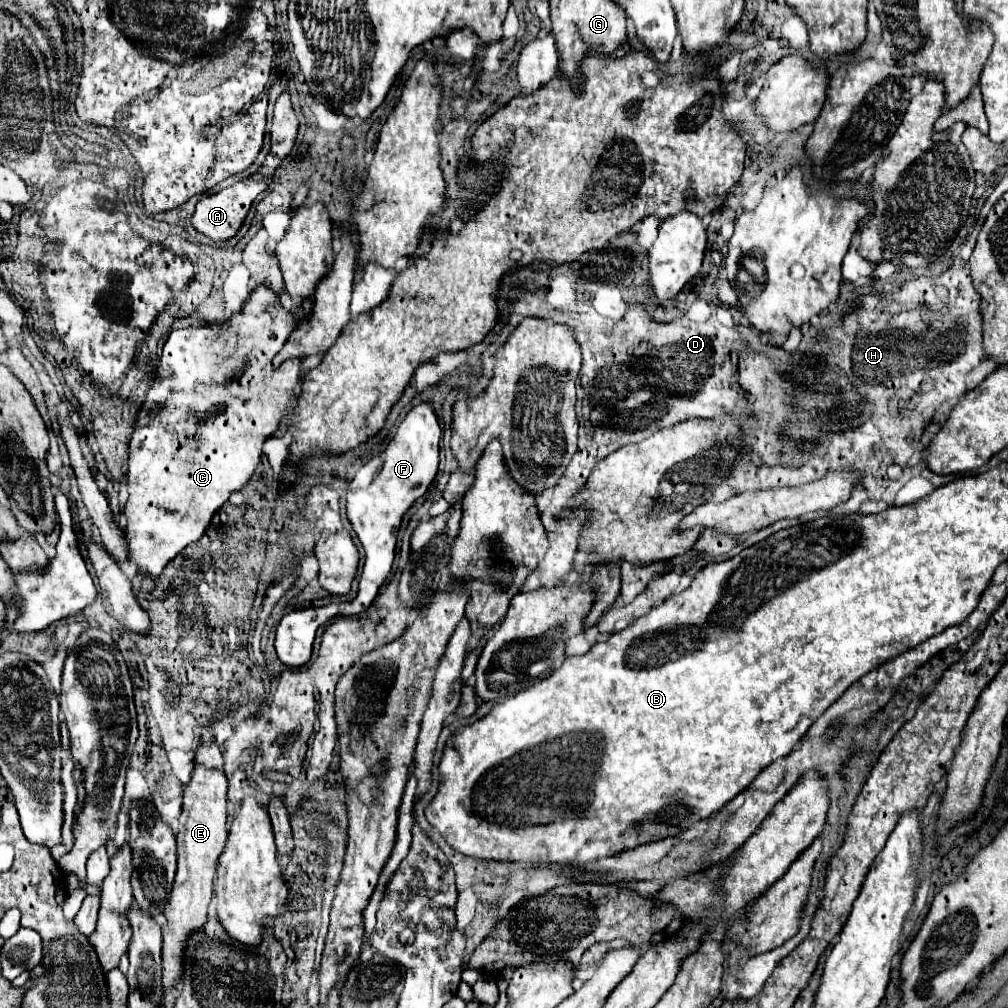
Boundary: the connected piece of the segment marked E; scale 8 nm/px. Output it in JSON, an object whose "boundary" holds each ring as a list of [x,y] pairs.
{"boundary":[[[217,744],[199,746],[195,752],[195,770],[193,778],[183,794],[183,812],[179,818],[179,834],[177,834],[177,874],[171,890],[171,898],[165,906],[165,930],[163,930],[163,990],[173,990],[183,976],[183,950],[187,948],[187,938],[203,928],[207,922],[207,908],[213,898],[213,878],[217,872],[217,858],[221,856],[227,840],[227,778],[223,774],[223,754]]]}

